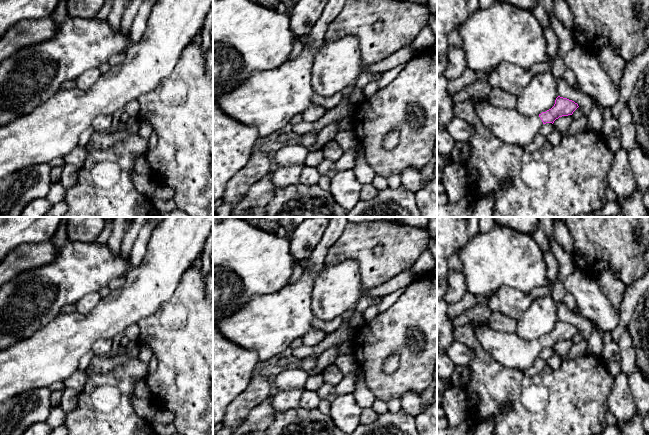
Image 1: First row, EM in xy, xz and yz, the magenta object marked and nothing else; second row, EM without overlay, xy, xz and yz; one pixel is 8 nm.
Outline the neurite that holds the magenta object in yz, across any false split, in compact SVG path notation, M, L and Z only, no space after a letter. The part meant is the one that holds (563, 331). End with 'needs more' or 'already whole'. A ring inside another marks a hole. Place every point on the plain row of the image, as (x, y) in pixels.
M558 320L554 330L538 340L525 340L516 332L501 332L491 328L487 322L474 326L480 345L500 365L524 371L539 357L543 348L554 347L562 340L572 339L579 331L577 327Z | needs more

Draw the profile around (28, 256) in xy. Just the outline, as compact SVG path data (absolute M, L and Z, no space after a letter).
M53 238L16 247L0 263L0 287L21 272L50 263L55 256Z

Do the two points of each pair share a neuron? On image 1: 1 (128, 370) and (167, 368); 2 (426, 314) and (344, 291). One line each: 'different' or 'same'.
1: different
2: different

